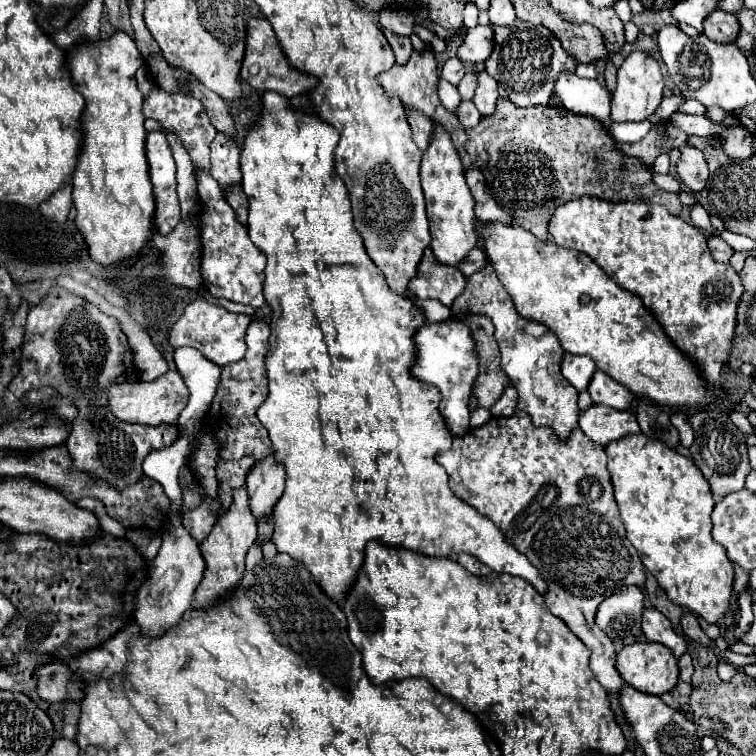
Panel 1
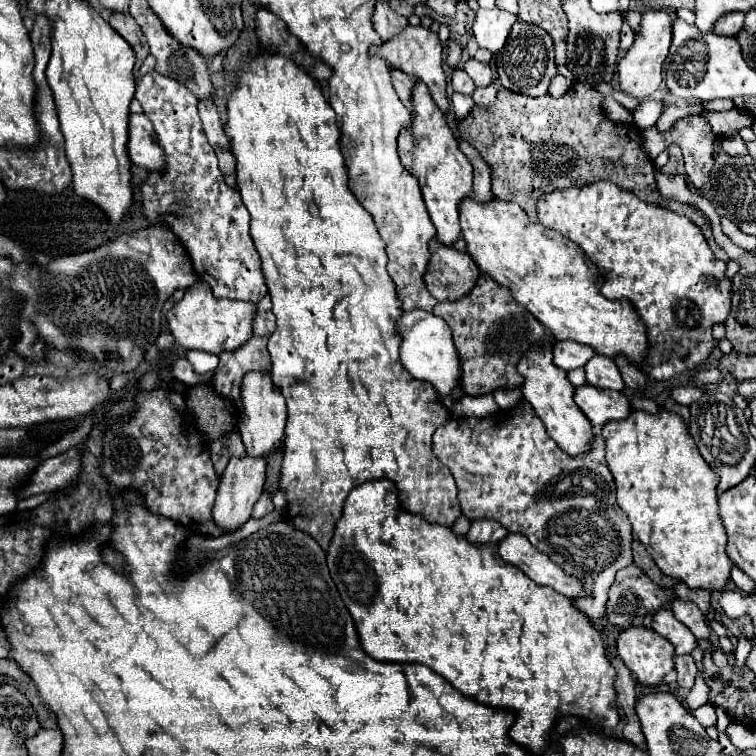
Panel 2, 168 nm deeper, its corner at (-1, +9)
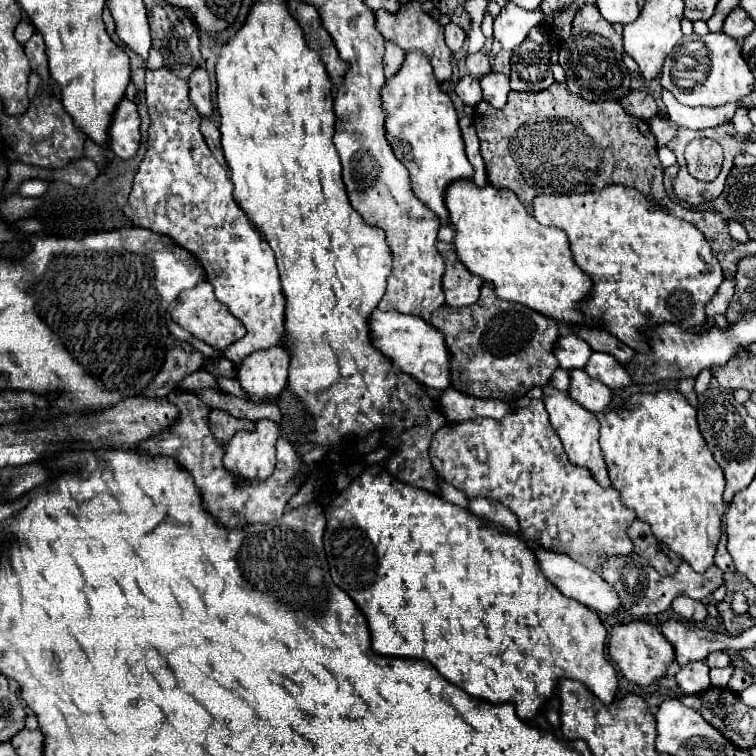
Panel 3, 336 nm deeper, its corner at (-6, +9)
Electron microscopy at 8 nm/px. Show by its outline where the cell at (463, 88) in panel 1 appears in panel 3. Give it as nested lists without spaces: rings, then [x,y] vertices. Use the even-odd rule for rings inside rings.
[[[464,76],[458,80],[456,84],[456,94],[464,104],[470,104],[472,108],[478,106],[478,102],[482,100],[482,90],[480,90],[480,82],[474,76]]]

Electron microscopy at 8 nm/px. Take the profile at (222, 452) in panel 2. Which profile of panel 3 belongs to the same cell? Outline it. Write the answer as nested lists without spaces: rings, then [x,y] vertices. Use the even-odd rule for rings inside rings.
[[[212,410],[210,416],[208,416],[208,424],[210,424],[210,430],[214,432],[216,440],[220,442],[228,442],[238,430],[252,430],[254,428],[254,422],[252,420],[246,420],[246,418],[234,418],[232,414],[224,412],[224,410]]]

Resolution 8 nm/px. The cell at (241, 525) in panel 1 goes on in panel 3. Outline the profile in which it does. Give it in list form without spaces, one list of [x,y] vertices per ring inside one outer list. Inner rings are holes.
[[[258,420],[252,432],[240,430],[226,444],[224,466],[242,480],[264,480],[276,464],[276,440],[280,426],[272,420]]]

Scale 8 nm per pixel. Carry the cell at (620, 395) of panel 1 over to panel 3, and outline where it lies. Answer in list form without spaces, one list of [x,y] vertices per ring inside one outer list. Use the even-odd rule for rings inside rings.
[[[592,352],[584,372],[588,372],[590,378],[600,380],[608,388],[624,388],[632,382],[624,366],[618,360],[614,360],[614,356],[608,356],[602,352]]]

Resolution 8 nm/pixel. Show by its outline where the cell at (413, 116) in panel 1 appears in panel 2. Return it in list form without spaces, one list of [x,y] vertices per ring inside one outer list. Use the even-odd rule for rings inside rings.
[[[393,70],[391,72],[391,78],[393,78],[393,86],[395,86],[395,92],[401,96],[401,102],[405,104],[405,108],[409,108],[409,112],[413,114],[413,88],[415,88],[415,80],[411,76],[407,76],[405,72],[399,72],[399,70]]]

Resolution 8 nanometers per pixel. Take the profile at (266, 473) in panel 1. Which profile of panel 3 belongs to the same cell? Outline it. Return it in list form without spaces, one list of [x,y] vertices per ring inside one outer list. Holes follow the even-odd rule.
[[[286,348],[258,350],[238,364],[238,380],[254,404],[266,404],[268,396],[278,398],[288,380],[290,352]]]

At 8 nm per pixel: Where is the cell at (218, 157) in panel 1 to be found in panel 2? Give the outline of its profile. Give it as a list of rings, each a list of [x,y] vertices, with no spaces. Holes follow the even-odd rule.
[[[201,100],[199,102],[199,116],[203,120],[203,128],[205,128],[205,134],[209,138],[209,144],[213,148],[219,146],[219,148],[229,150],[229,136],[225,136],[223,122],[221,122],[219,112],[217,112],[217,108],[211,100]]]

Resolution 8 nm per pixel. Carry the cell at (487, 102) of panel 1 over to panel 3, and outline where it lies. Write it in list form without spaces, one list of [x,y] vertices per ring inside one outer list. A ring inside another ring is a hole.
[[[480,50],[476,54],[468,54],[466,56],[466,66],[476,78],[482,78],[490,72],[490,56],[484,50]]]

